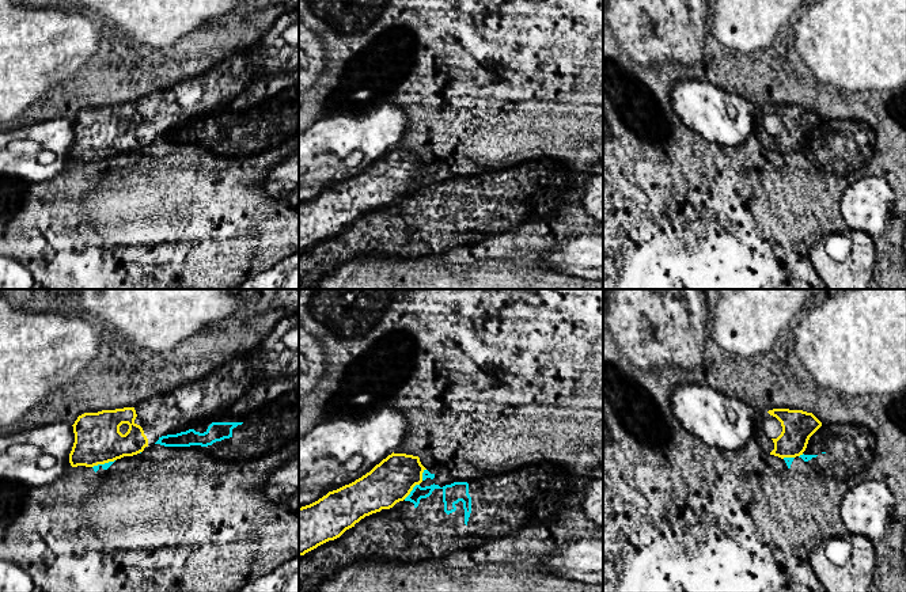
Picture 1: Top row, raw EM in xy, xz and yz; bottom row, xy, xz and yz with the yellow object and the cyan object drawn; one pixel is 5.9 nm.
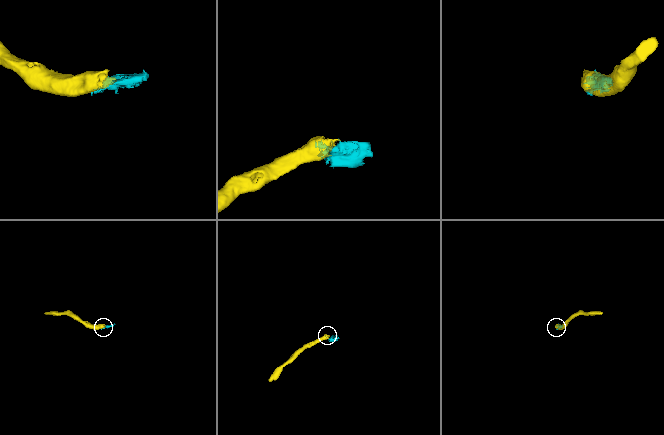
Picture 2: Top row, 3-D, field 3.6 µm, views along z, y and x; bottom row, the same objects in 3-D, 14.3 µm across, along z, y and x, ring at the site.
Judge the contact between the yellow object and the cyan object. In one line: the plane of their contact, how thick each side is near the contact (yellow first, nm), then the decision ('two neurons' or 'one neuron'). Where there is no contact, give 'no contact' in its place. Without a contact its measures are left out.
xz | 260/120 nm | two neurons

